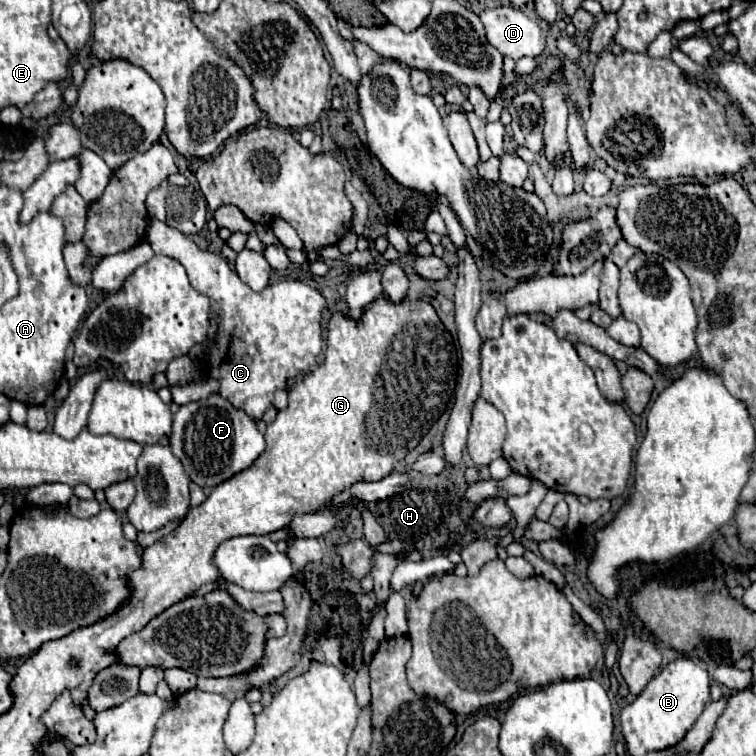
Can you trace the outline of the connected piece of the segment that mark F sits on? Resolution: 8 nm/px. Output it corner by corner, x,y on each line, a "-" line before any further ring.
212,394
204,400
180,406
172,424
170,448
194,484
214,488
246,470
264,452
264,436
242,410
236,410
222,396

